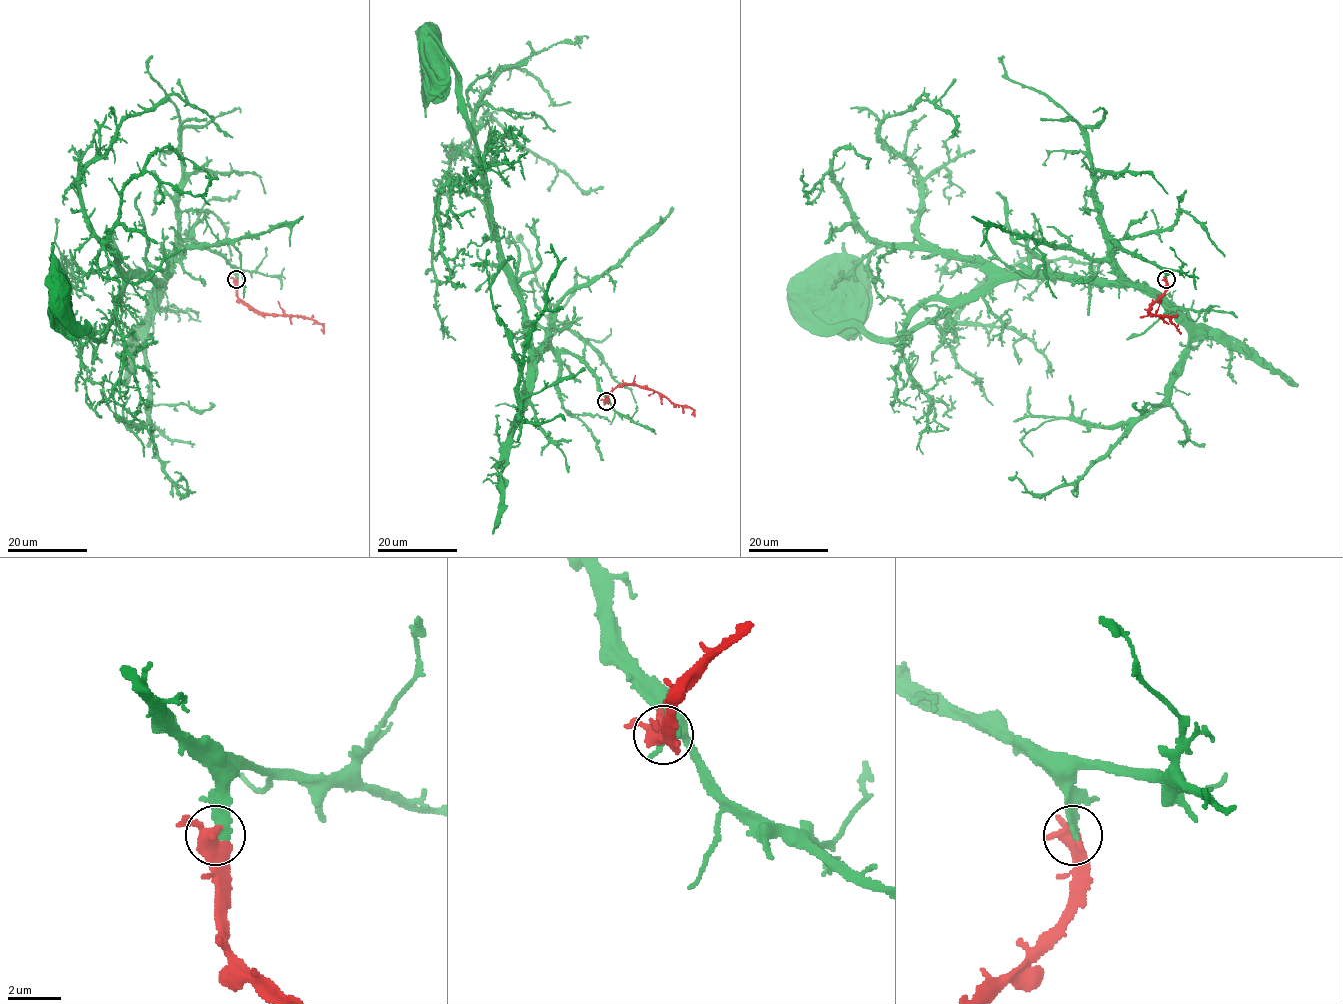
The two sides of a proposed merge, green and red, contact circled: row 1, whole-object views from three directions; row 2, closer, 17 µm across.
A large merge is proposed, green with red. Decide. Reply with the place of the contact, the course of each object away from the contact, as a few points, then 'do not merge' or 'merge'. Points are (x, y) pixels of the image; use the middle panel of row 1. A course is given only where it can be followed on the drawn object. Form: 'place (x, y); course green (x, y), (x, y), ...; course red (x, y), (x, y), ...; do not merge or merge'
place (606, 401); course green (606, 401), (576, 357), (533, 350), (524, 300), (491, 216), (458, 73), (435, 57); course red (606, 401), (616, 387), (646, 386), (673, 403), (687, 406), (693, 410), (694, 416); merge

